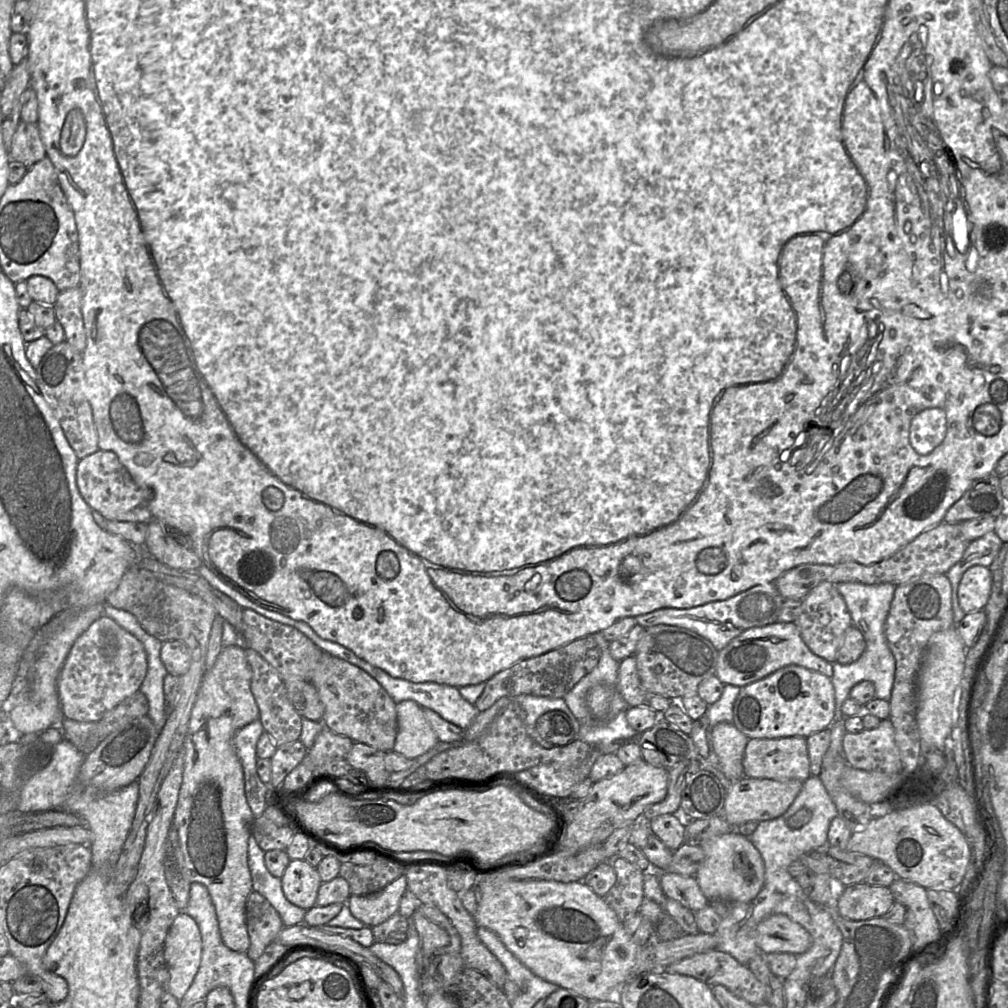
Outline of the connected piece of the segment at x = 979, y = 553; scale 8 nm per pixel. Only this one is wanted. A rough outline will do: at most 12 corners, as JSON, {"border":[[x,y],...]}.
{"border":[[995,531],[969,542],[946,572],[952,587],[953,619],[965,616],[958,601],[964,572],[989,567],[1003,543]]}

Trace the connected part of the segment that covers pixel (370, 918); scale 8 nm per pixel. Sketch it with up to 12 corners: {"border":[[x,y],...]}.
{"border":[[403,874],[369,895],[350,895],[352,915],[374,927],[398,913]]}

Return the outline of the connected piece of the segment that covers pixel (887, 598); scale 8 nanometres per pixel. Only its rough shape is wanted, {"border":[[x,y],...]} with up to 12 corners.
{"border":[[836,584],[866,648],[834,662],[834,721],[854,685],[890,701],[896,662],[884,625],[896,585]]}

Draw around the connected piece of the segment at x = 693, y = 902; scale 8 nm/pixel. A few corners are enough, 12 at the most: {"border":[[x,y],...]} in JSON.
{"border":[[658,872],[667,898],[693,912],[709,904],[695,876]]}

